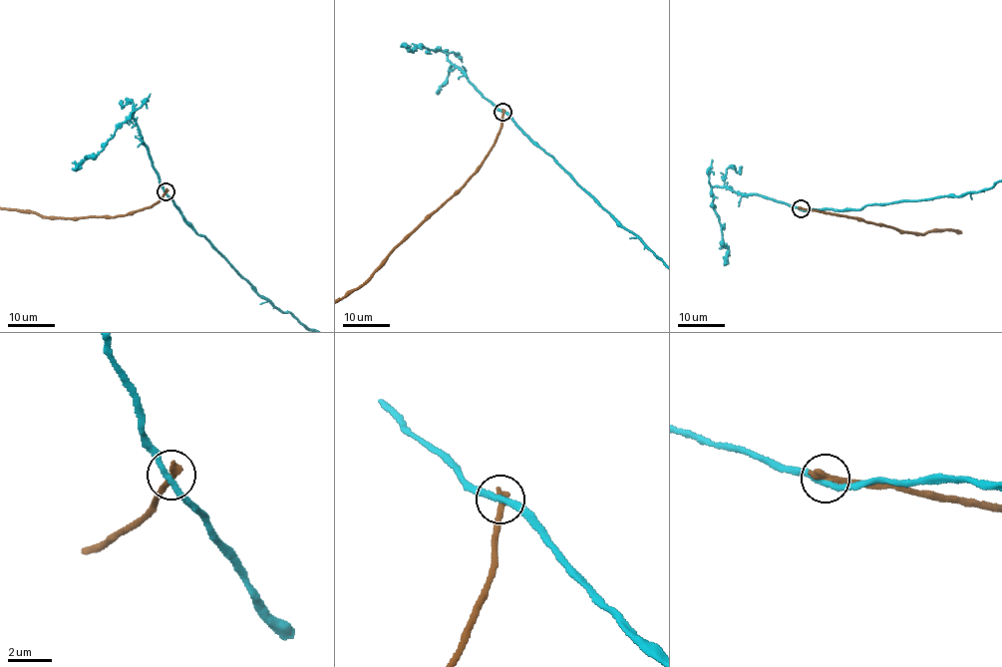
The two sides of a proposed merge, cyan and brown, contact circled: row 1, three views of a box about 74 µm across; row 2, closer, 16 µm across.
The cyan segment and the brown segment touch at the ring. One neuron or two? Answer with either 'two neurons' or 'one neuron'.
two neurons

